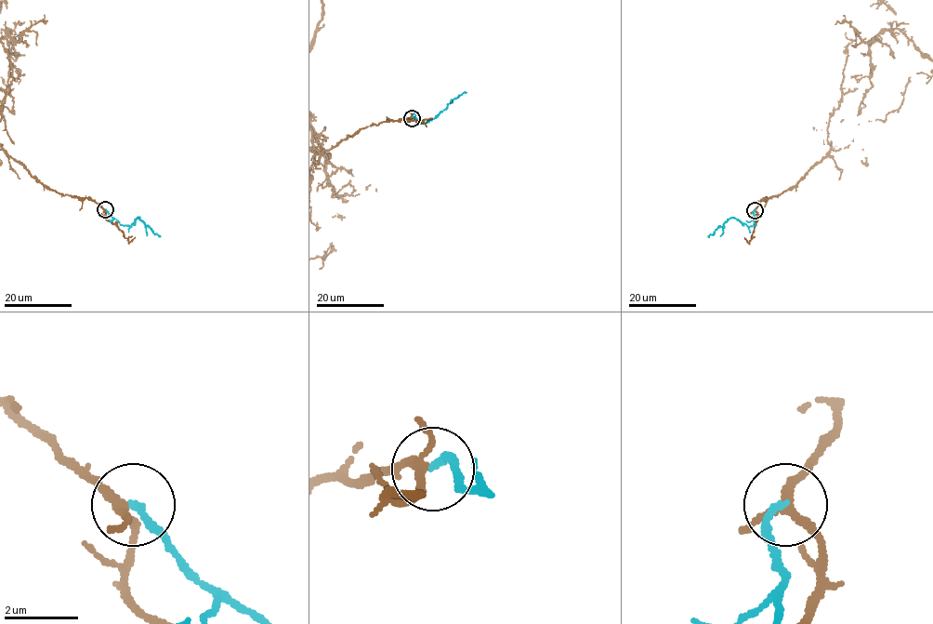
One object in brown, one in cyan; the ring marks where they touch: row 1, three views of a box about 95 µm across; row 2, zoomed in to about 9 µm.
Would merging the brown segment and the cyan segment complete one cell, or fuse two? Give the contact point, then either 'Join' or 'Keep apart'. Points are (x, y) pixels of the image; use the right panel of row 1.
Place: (755, 210). Keep apart

